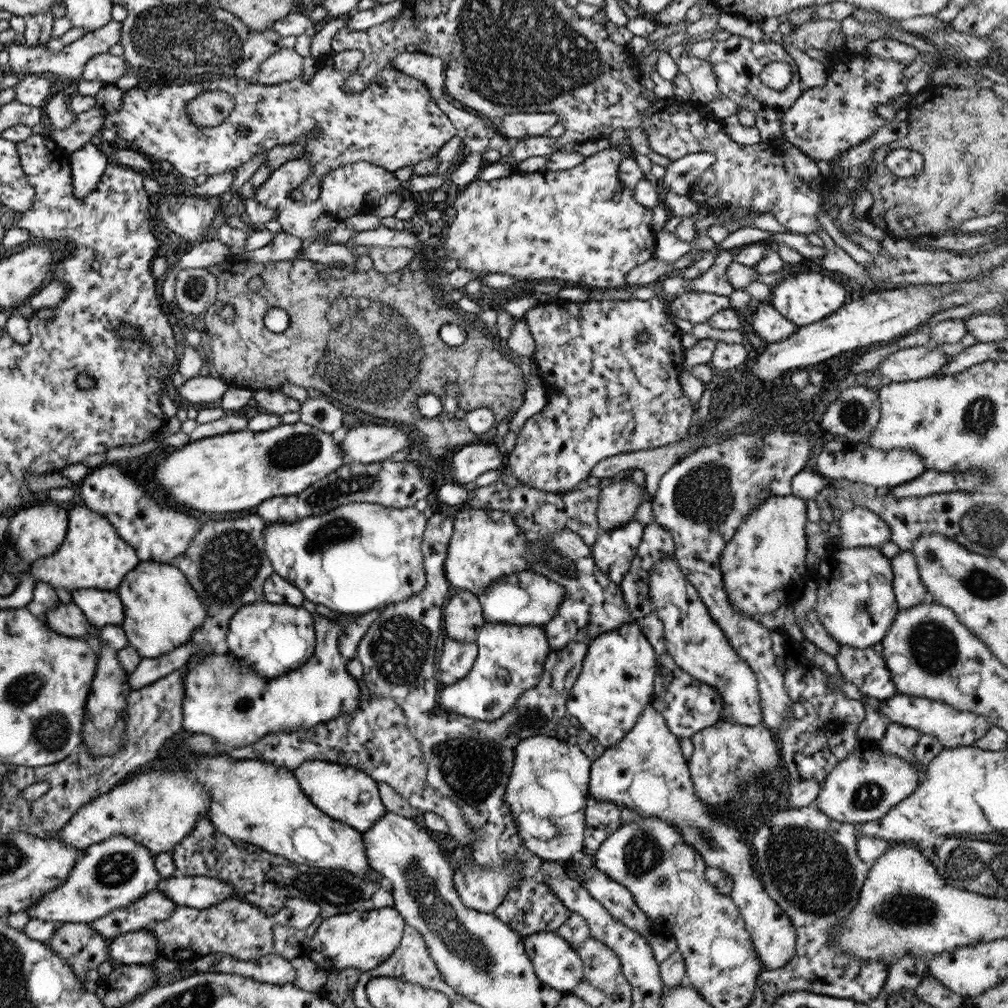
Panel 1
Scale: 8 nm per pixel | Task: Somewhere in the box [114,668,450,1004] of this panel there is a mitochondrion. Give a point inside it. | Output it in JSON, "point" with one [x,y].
{"point":[341,887]}

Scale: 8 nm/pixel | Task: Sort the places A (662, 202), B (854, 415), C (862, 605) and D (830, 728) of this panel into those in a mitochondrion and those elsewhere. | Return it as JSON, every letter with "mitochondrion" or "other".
{"A":"other","B":"mitochondrion","C":"mitochondrion","D":"mitochondrion"}

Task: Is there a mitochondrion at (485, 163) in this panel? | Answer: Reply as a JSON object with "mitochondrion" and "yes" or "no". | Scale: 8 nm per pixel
{"mitochondrion":"no"}

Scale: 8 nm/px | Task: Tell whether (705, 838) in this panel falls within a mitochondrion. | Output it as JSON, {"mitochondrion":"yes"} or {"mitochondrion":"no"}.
{"mitochondrion":"yes"}

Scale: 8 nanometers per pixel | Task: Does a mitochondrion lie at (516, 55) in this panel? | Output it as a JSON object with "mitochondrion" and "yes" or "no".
{"mitochondrion":"yes"}

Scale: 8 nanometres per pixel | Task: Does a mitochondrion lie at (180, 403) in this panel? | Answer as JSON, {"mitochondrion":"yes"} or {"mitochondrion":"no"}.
{"mitochondrion":"no"}

